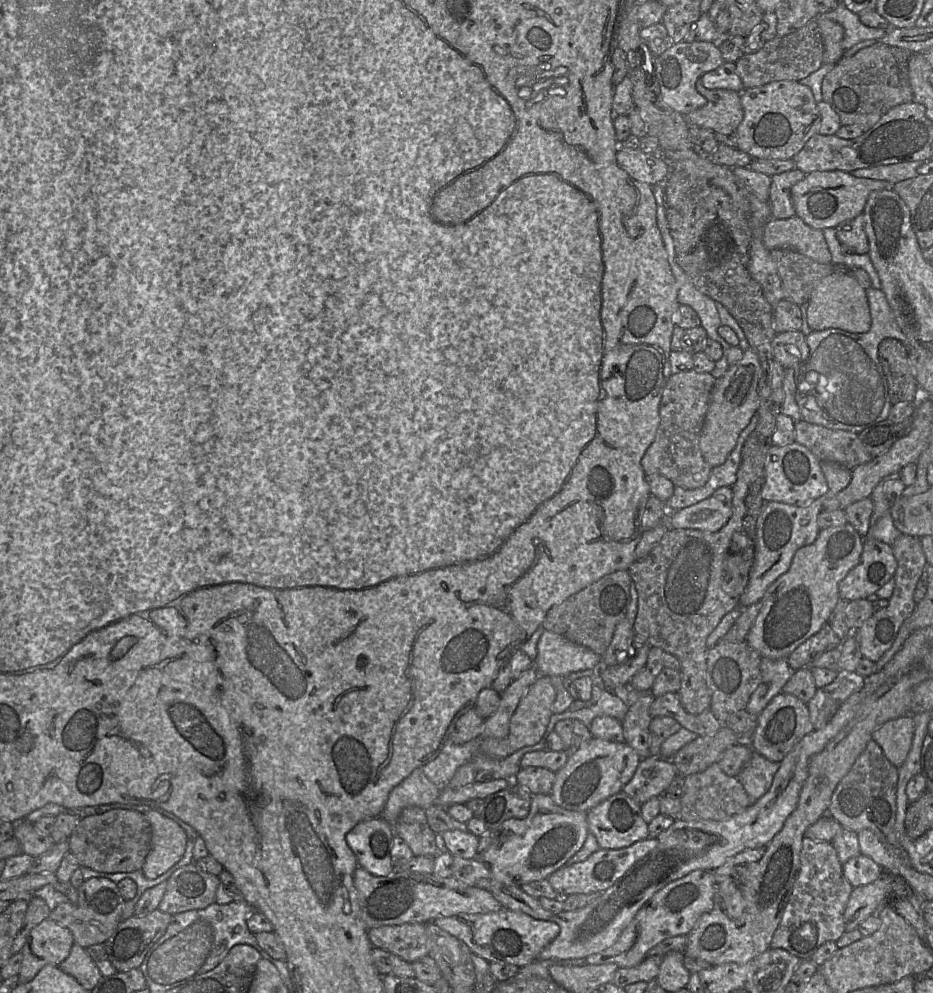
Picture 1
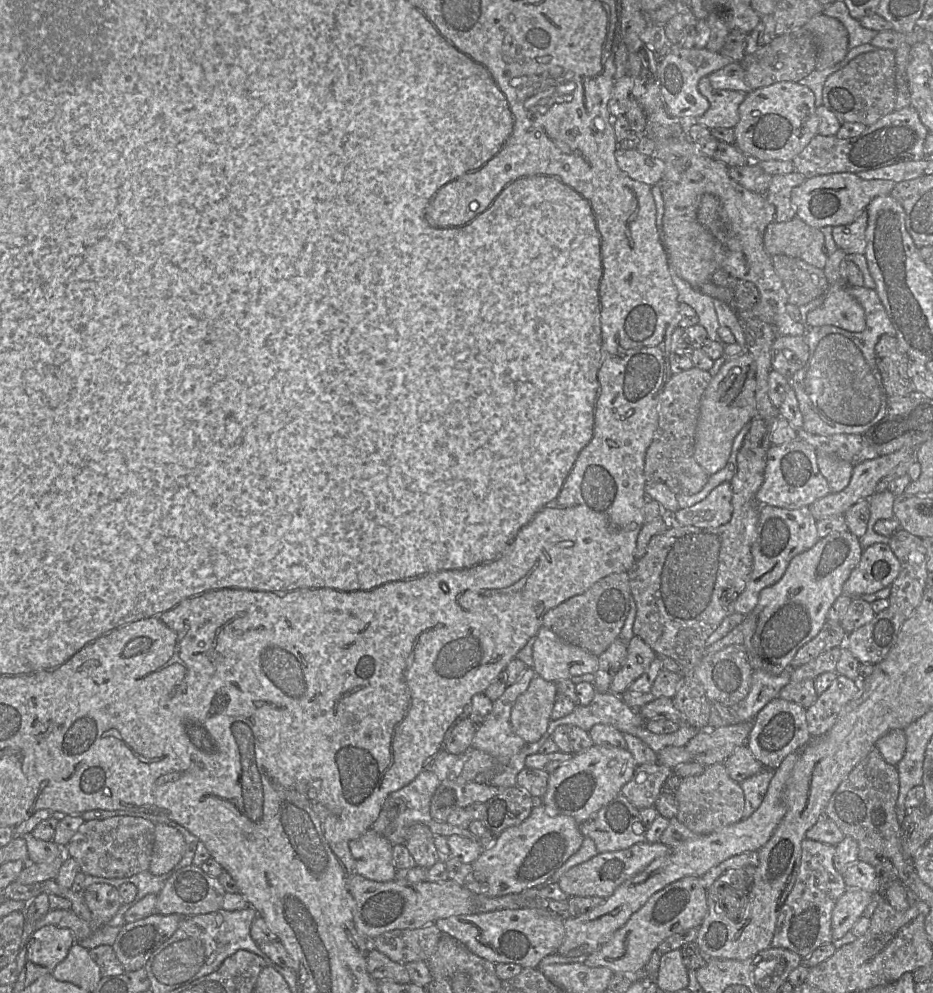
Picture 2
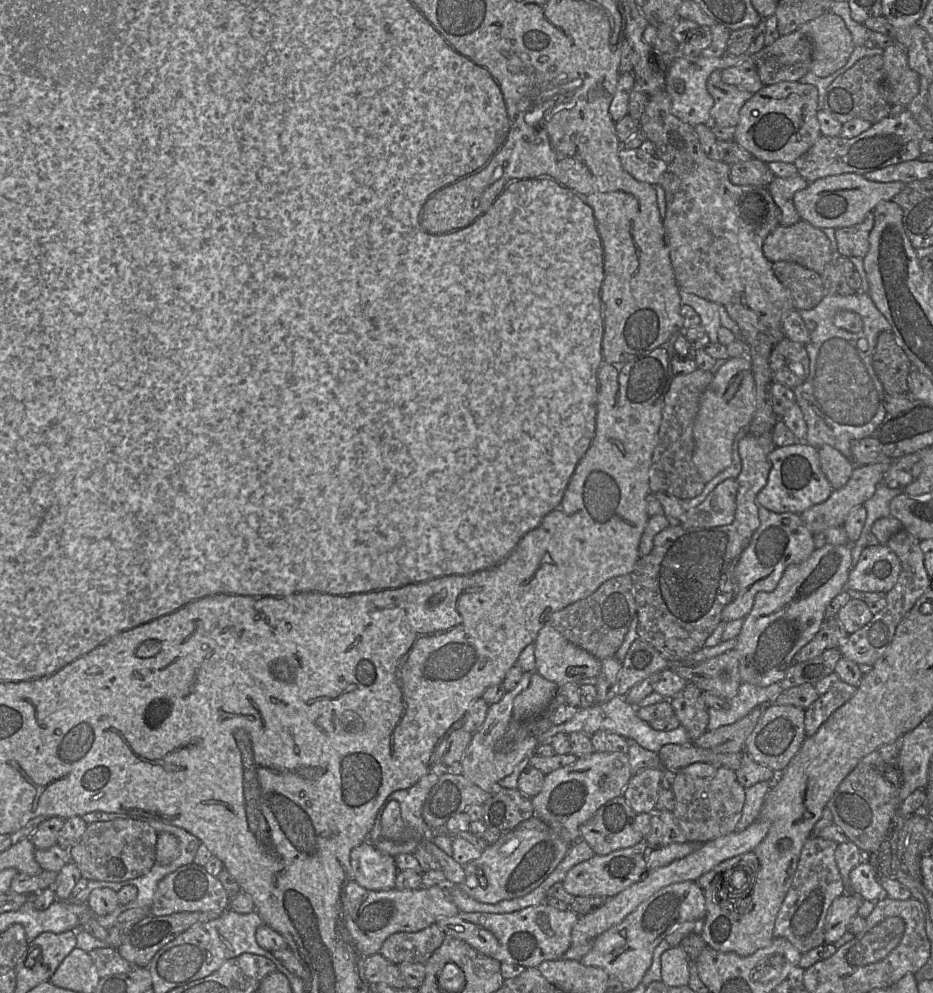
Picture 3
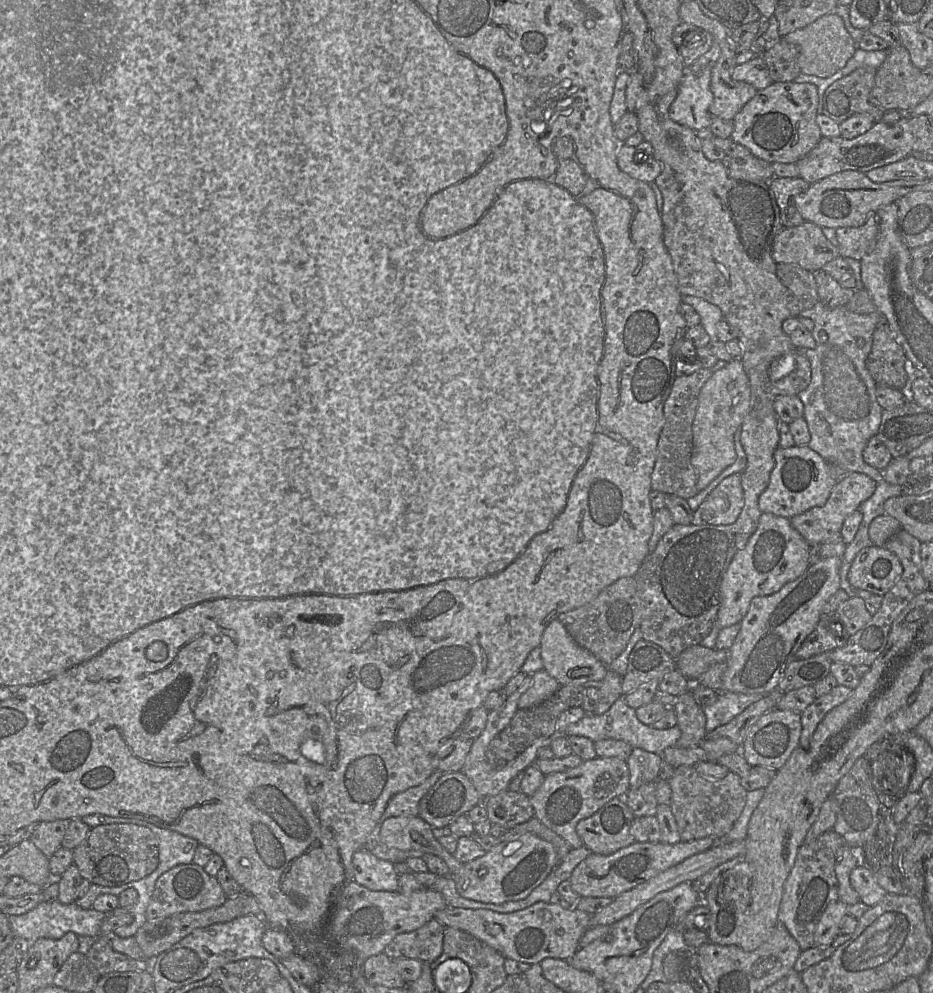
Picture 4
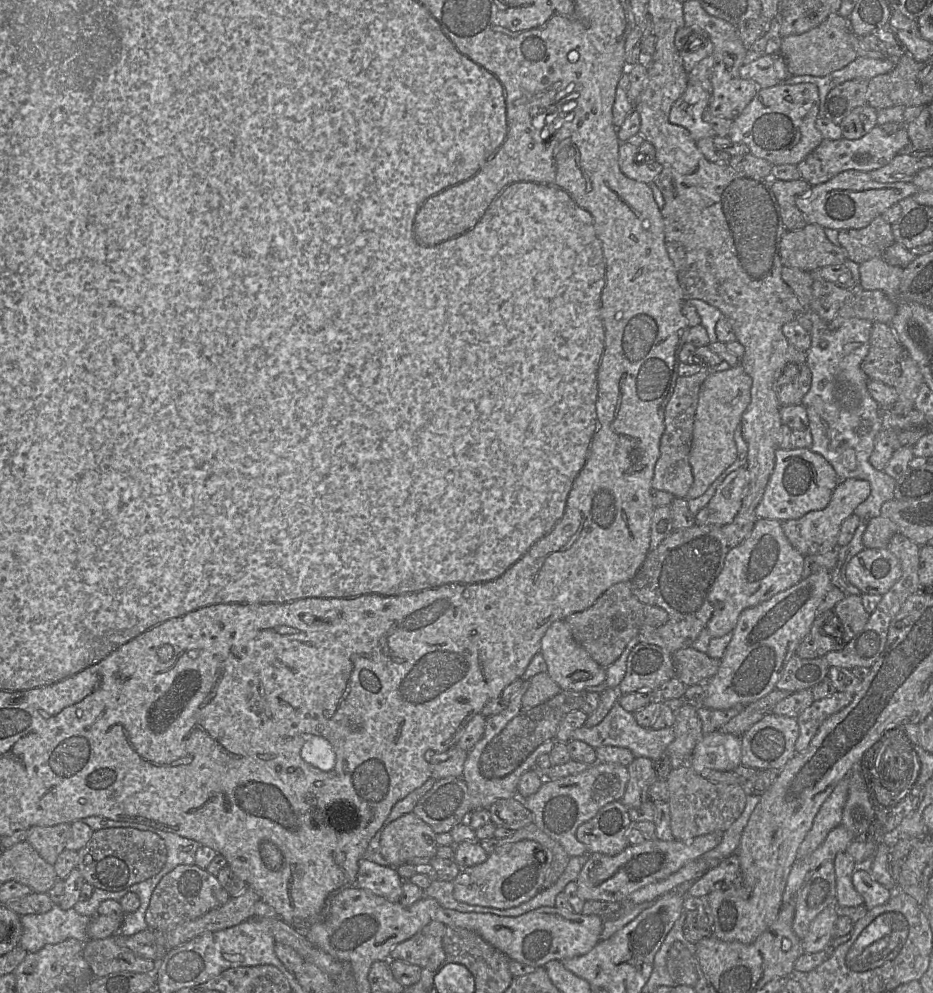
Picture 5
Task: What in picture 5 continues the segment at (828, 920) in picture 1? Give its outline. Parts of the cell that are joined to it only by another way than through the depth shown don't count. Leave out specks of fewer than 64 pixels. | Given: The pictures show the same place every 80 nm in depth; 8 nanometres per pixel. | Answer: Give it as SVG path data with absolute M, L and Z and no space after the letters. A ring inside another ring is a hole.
M839 825L829 832L823 843L808 857L796 859L787 878L782 896L782 903L794 902L795 914L792 929L799 939L803 939L808 932L811 922L825 908L835 905L836 880L834 860L838 853L845 852L854 840L854 835L843 825Z

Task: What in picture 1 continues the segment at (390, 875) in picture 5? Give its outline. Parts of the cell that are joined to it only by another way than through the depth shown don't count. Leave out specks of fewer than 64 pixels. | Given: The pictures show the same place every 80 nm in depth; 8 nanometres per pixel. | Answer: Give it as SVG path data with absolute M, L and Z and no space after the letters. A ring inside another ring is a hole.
M382 817L364 820L346 835L348 846L358 864L374 876L388 876L394 871L391 849L395 831Z

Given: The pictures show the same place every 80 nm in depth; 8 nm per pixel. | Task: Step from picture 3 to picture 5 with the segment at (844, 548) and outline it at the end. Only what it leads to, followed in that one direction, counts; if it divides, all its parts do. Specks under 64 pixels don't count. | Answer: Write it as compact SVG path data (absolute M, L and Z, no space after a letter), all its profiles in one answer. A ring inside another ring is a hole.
M818 571L807 578L803 578L796 585L775 594L770 599L745 609L740 614L736 627L732 632L732 639L721 658L717 673L704 683L706 697L703 706L715 710L746 706L776 689L776 683L780 679L786 664L796 653L801 641L810 632L817 617L818 606L831 587L831 573L829 571Z

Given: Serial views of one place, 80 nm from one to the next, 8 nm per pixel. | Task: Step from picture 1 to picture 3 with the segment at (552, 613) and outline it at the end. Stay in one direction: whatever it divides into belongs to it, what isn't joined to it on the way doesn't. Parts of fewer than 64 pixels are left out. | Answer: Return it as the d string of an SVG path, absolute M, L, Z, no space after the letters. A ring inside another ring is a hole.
M629 574L605 581L588 597L552 613L547 623L573 645L599 660L615 656L636 614L633 583Z

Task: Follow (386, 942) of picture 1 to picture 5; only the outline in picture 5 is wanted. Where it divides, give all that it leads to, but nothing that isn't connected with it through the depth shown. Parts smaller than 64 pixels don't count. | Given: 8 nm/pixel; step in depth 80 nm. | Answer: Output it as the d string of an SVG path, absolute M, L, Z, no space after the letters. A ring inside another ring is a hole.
M431 920L409 939L397 944L389 960L401 960L430 971L437 970L445 961L442 947L446 926Z

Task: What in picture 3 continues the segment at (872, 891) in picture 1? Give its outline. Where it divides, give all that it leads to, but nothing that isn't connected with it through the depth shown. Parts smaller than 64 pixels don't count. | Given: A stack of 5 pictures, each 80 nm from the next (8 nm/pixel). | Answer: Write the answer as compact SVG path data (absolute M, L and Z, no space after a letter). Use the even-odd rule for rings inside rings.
M847 891L832 902L825 919L825 943L834 944L844 935L849 922L857 915L863 901L859 895Z

